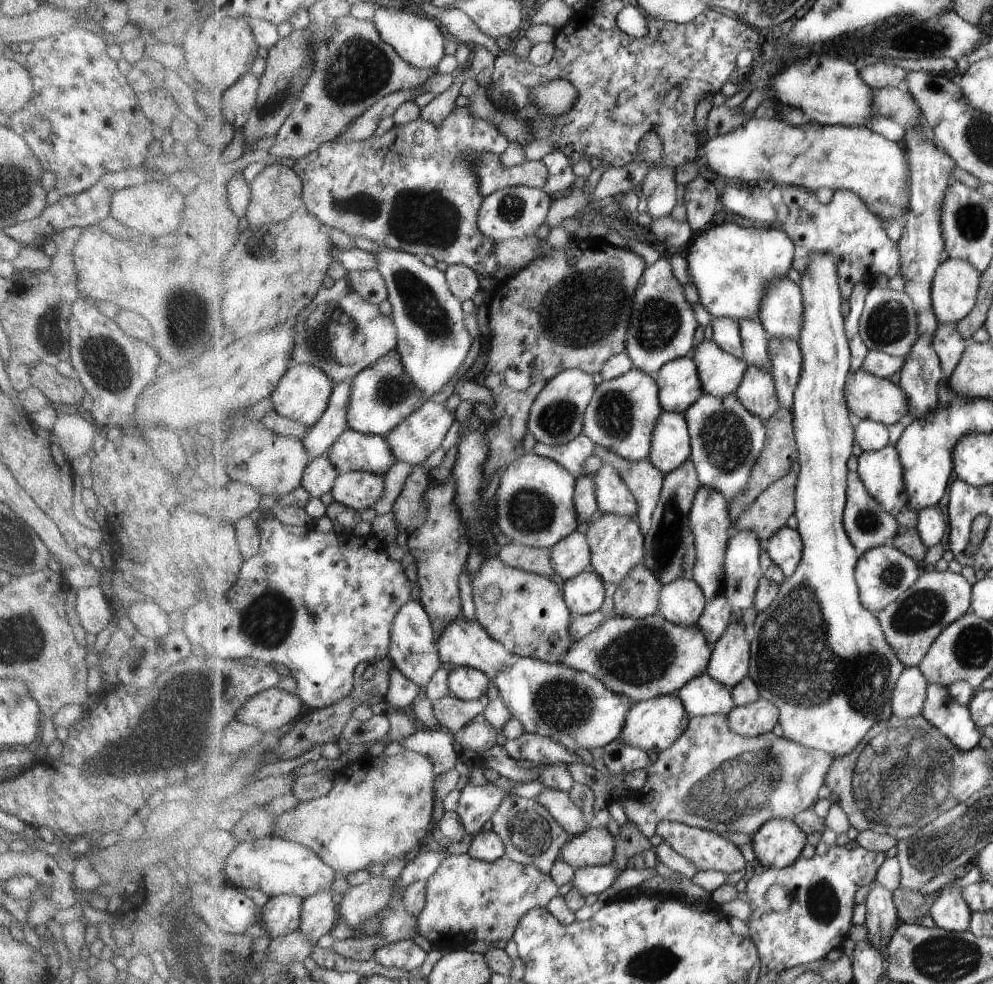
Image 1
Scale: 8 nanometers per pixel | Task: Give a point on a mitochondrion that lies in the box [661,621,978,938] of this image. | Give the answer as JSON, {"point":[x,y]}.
{"point":[907,773]}

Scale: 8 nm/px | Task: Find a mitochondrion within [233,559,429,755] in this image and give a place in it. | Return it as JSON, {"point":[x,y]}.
{"point":[267,622]}

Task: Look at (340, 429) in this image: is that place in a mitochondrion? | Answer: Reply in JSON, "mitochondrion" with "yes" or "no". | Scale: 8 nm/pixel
{"mitochondrion":"no"}

